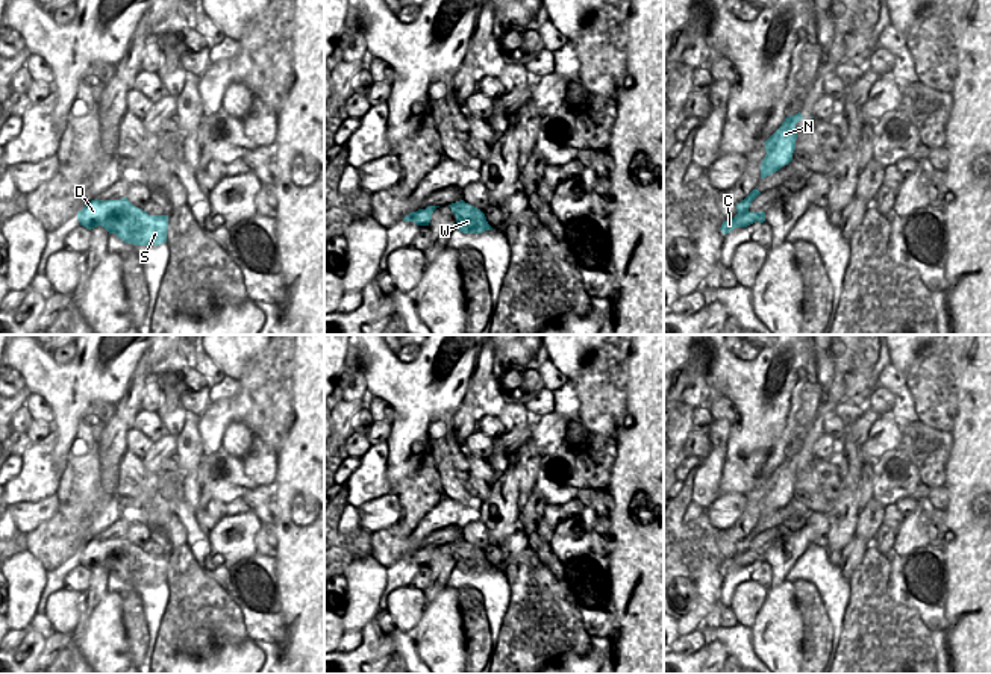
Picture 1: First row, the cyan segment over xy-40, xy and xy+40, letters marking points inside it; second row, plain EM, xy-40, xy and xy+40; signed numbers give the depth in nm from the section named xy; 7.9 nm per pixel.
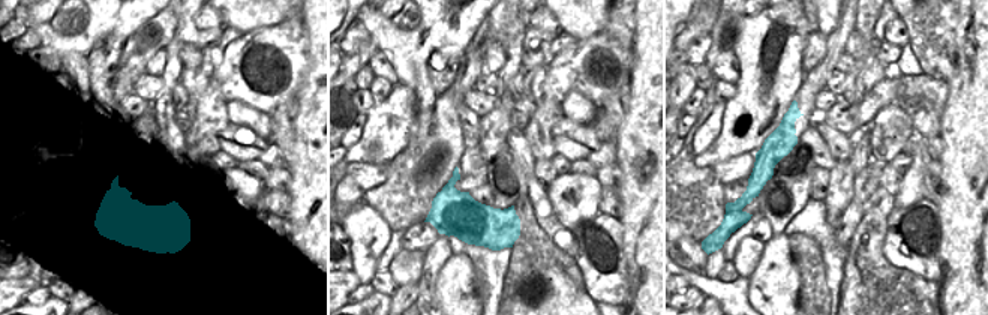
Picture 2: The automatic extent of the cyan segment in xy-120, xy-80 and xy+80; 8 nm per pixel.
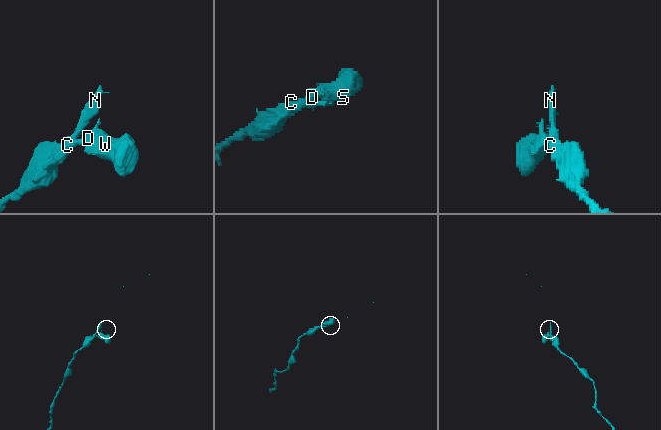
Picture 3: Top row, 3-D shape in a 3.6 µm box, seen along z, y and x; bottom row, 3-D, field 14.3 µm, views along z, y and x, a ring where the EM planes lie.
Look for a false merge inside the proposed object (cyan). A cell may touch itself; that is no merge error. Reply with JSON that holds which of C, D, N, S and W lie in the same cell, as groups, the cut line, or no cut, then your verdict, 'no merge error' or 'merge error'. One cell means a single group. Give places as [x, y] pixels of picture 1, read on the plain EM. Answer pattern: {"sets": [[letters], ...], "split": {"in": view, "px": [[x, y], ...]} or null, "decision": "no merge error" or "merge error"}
{"sets": [["C", "N"], ["D", "S", "W"]], "split": {"in": "xy", "px": [[417, 552], [412, 559]]}, "decision": "merge error"}

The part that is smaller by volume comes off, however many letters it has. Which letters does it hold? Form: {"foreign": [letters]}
{"foreign": ["D", "S", "W"]}

